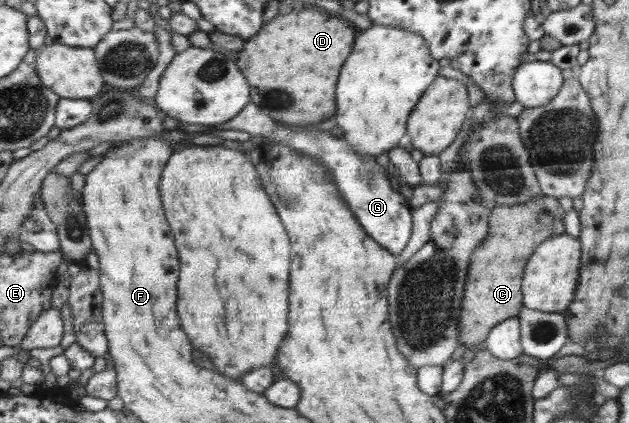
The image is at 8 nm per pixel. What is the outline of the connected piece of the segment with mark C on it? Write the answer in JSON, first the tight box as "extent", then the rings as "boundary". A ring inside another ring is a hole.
{"extent":[459,196,565,346],"boundary":[[[545,196],[513,206],[495,206],[492,213],[492,235],[471,255],[469,275],[465,285],[465,297],[459,313],[459,344],[466,346],[484,345],[493,327],[509,317],[519,315],[524,307],[524,266],[535,253],[536,247],[555,235],[565,234],[563,227],[565,211],[557,198]]]}

